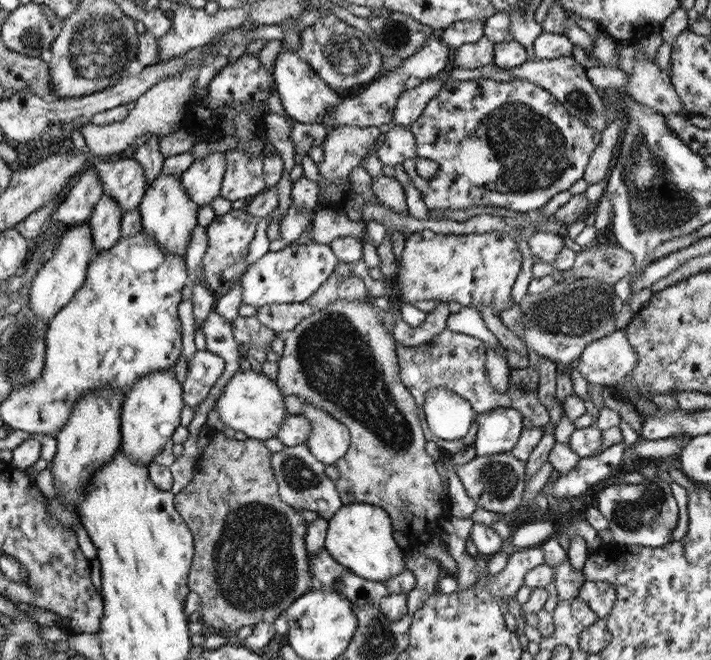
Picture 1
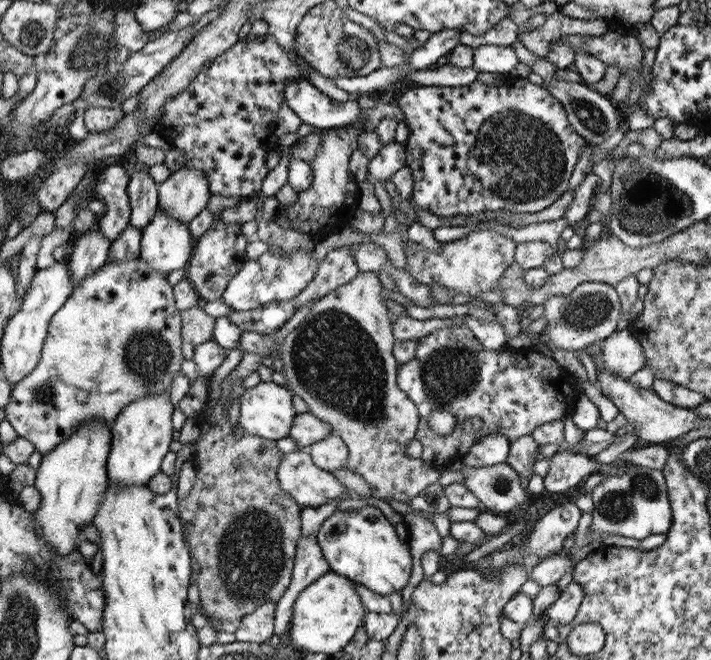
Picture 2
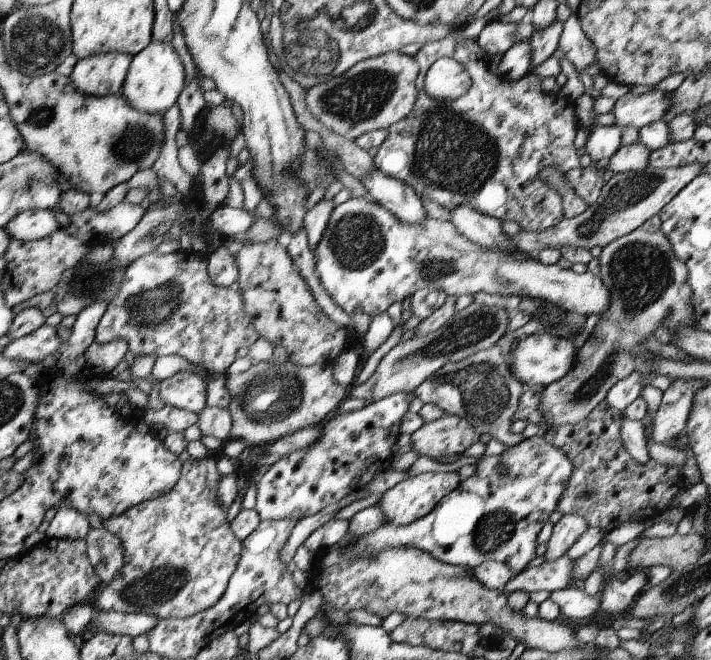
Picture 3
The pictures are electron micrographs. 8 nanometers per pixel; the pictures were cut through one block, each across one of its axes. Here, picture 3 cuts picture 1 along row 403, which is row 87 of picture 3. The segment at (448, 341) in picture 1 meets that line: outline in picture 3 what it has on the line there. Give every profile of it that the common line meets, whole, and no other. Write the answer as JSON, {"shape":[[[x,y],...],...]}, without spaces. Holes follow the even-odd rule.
{"shape":[[[455,30],[447,38],[439,42],[429,42],[419,48],[413,56],[419,66],[419,74],[415,78],[417,100],[411,112],[387,128],[387,138],[381,142],[375,154],[375,168],[383,176],[397,178],[403,184],[411,186],[419,198],[429,202],[437,202],[445,210],[457,210],[457,206],[471,206],[479,214],[497,218],[501,222],[515,222],[523,232],[541,232],[557,226],[563,220],[563,202],[561,196],[551,190],[545,182],[539,180],[539,172],[549,166],[557,166],[565,178],[571,182],[575,194],[581,198],[585,206],[591,206],[601,198],[601,172],[597,170],[597,162],[591,160],[585,168],[579,166],[581,150],[575,148],[577,134],[577,116],[573,114],[573,100],[563,98],[559,94],[547,94],[541,90],[541,78],[535,74],[527,74],[517,82],[501,82],[495,74],[489,72],[489,58],[479,48],[477,40],[469,40],[461,36],[461,30]],[[439,58],[453,58],[467,70],[471,78],[469,90],[457,100],[437,100],[431,98],[423,88],[423,76],[429,66]]]}

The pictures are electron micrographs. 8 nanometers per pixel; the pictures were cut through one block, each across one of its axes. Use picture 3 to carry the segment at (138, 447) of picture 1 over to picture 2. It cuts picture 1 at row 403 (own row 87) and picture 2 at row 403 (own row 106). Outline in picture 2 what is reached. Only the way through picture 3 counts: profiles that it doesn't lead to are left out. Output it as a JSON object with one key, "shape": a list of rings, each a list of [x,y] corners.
{"shape":[[[169,392],[159,394],[147,394],[141,400],[131,402],[127,408],[121,410],[117,420],[111,428],[111,450],[107,456],[107,484],[119,484],[119,486],[147,486],[157,472],[161,472],[161,462],[165,454],[169,452],[169,444],[173,428],[171,428],[171,416],[175,408],[171,404]]]}

